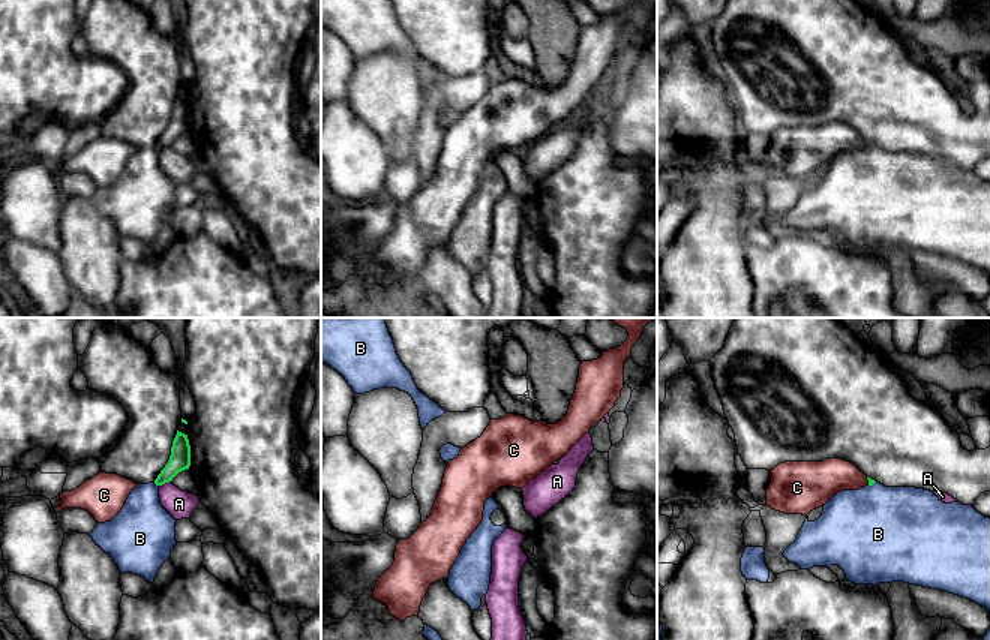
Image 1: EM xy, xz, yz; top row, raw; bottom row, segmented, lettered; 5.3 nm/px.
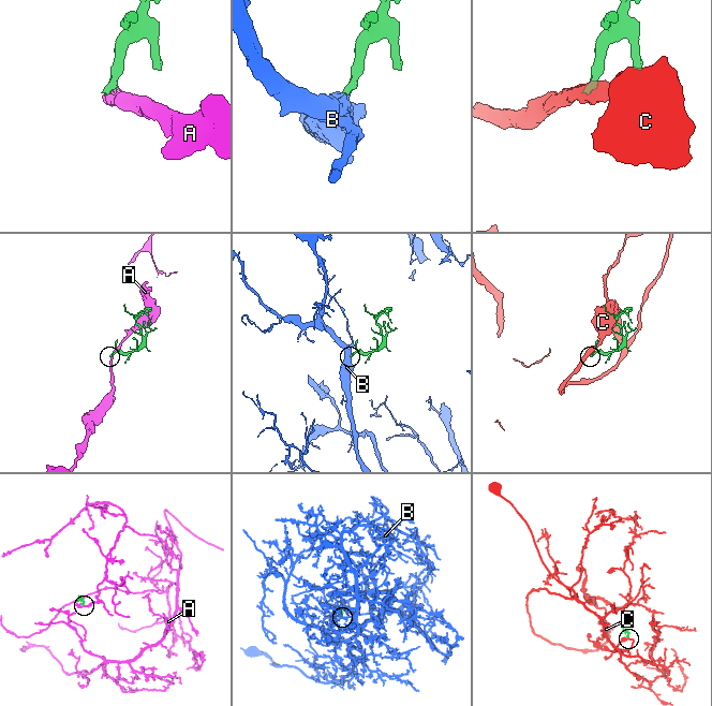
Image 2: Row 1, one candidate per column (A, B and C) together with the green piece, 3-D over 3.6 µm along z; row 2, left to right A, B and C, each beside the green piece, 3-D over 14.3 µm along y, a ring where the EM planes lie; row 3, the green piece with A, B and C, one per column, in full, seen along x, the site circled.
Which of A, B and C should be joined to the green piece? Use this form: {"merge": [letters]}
{"merge": ["B"]}

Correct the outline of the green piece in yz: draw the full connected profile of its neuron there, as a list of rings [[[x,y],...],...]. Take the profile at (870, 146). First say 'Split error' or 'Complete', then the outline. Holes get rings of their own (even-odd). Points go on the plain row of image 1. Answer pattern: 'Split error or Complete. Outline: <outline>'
Split error. Outline: [[[868,142],[868,148],[860,154],[843,154],[834,159],[825,169],[822,180],[810,186],[806,183],[796,204],[784,214],[783,220],[796,228],[801,234],[810,234],[813,231],[838,229],[846,243],[855,249],[872,249],[904,246],[909,249],[918,249],[922,252],[939,253],[963,262],[968,262],[990,276],[990,181],[978,177],[972,169],[963,169],[958,165],[952,168],[942,166],[933,156],[915,151],[885,151],[884,148]]]

